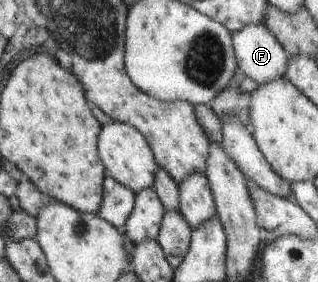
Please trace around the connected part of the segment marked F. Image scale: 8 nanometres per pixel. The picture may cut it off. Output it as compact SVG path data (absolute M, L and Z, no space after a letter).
M265 24L245 26L241 32L235 32L232 44L238 68L257 84L267 84L286 76L288 54Z

